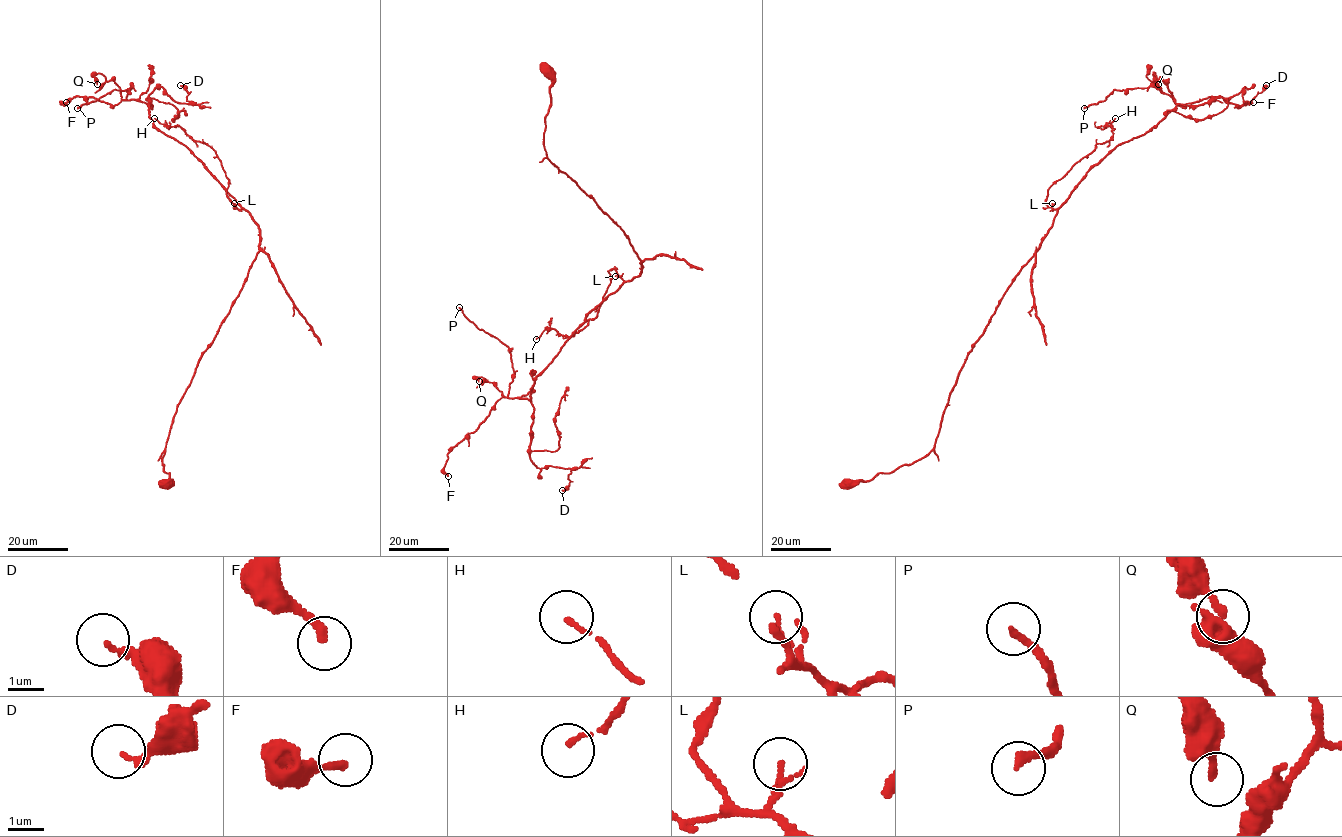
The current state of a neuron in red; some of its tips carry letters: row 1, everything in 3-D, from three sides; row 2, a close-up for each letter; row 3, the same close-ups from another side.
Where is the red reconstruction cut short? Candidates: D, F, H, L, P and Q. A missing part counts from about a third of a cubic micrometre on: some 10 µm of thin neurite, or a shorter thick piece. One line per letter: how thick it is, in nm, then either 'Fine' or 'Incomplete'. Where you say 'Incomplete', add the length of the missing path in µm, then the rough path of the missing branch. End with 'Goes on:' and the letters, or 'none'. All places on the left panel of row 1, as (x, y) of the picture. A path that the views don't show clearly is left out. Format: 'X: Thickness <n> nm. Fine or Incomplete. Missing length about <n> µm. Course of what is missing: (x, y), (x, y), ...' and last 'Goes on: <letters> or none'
D: Thickness 200 nm. Fine
F: Thickness 240 nm. Incomplete. Missing length about 7 µm
H: Thickness 120 nm. Fine
L: Thickness 70 nm. Fine
P: Thickness 200 nm. Incomplete. Missing length about 10 µm
Q: Thickness 150 nm. Fine
Goes on: F, P

